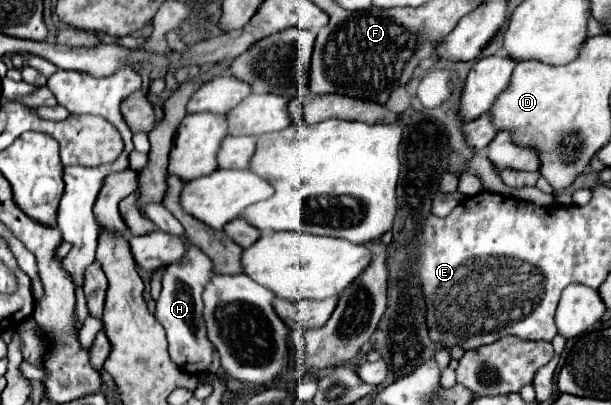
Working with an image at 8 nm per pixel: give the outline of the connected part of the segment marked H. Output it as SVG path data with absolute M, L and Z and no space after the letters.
M191 247L191 251L185 257L189 259L183 259L181 263L165 267L163 289L157 299L157 307L153 315L167 331L169 357L173 359L173 363L187 371L199 369L199 375L203 375L209 371L217 353L213 343L207 337L207 325L203 319L203 297L201 297L207 283L215 275L215 267L213 267L213 261L205 253L201 253L201 249Z

